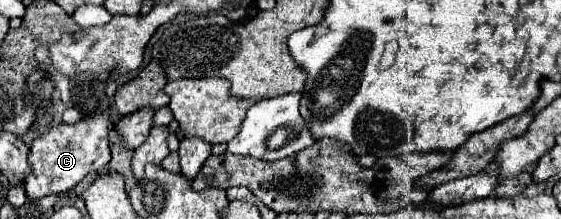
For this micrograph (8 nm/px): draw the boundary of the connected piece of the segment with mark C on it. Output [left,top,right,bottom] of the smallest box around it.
[25,112,111,200]

